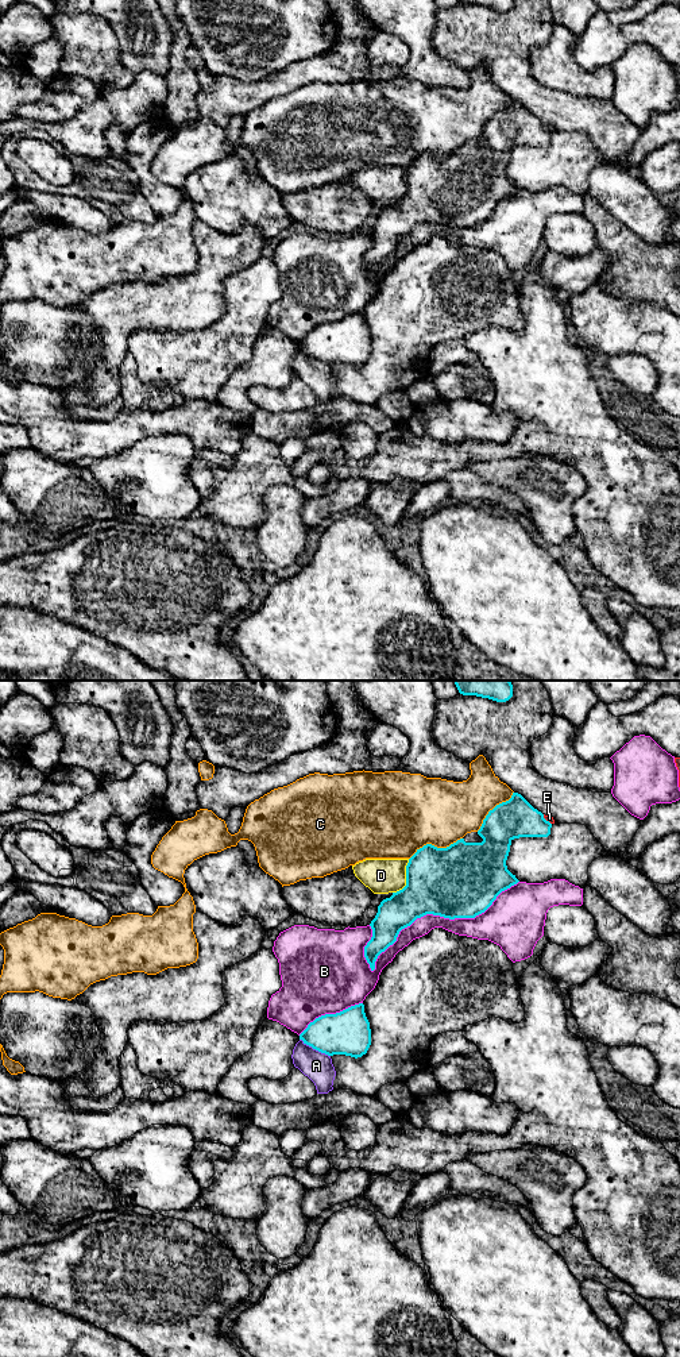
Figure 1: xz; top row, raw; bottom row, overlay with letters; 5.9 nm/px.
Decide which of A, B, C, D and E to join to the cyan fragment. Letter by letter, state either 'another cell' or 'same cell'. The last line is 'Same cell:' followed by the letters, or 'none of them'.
A: another cell
B: another cell
C: another cell
D: another cell
E: another cell
Same cell: none of them

